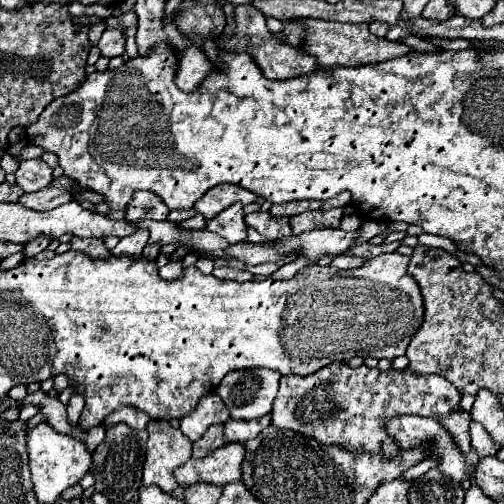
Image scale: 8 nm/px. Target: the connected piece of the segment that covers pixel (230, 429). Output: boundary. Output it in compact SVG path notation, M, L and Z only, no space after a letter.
M228 420L224 424L224 438L226 442L246 442L260 434L262 426L256 420Z

